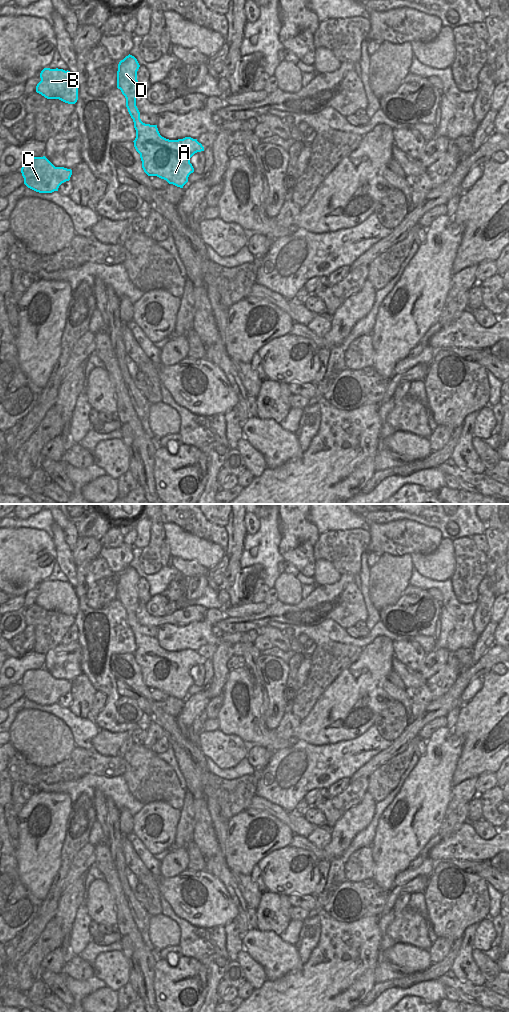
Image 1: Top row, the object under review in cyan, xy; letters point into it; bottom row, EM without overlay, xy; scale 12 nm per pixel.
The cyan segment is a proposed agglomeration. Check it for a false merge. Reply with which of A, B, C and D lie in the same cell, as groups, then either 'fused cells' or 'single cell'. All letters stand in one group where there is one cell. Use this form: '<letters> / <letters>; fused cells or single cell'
A B C D; single cell

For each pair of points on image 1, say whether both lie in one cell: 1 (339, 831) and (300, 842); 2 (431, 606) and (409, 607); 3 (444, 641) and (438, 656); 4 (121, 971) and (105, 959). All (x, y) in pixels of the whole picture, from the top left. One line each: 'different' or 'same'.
1: same
2: same
3: different
4: same

